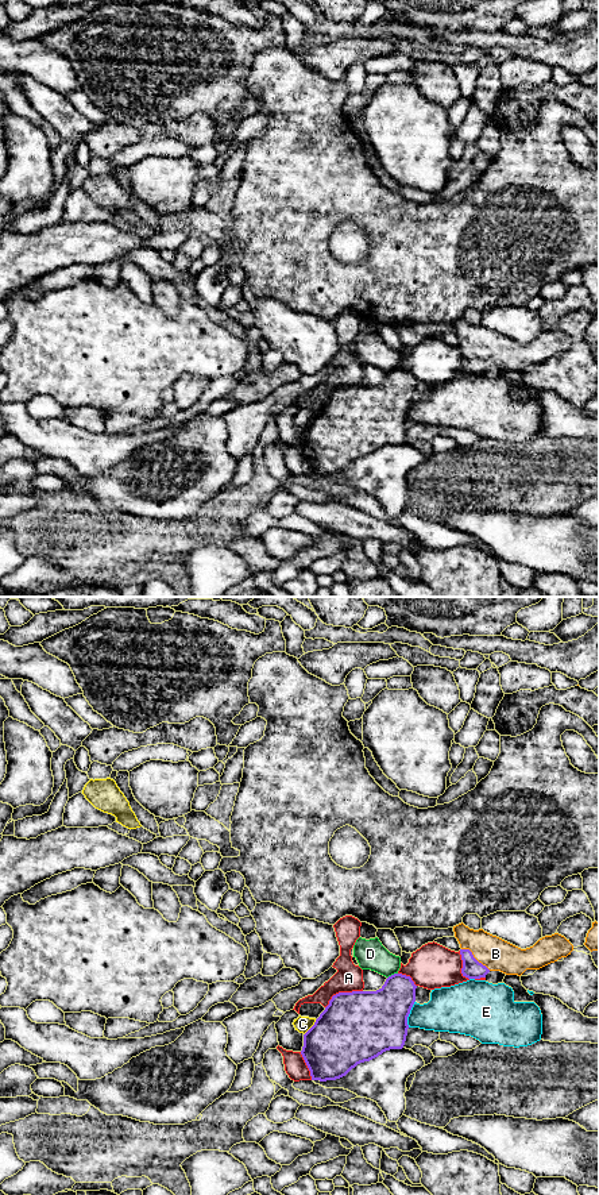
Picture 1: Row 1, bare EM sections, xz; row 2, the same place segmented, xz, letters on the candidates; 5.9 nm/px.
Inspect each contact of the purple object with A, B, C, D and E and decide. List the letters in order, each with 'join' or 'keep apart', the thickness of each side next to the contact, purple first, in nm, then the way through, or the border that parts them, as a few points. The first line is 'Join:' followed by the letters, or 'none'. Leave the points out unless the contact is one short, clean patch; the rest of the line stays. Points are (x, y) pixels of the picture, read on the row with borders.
Join: B
A: keep apart; calibres 420 and 160 nm
B: join; calibres 110 and 190 nm; way xz (471, 968), (474, 958), (480, 953), (495, 953)
C: keep apart; calibres 420 and 100 nm; border xz (316, 1020), (304, 1034)
D: keep apart; calibres 320 and 180 nm
E: keep apart; calibres 380 and 280 nm

